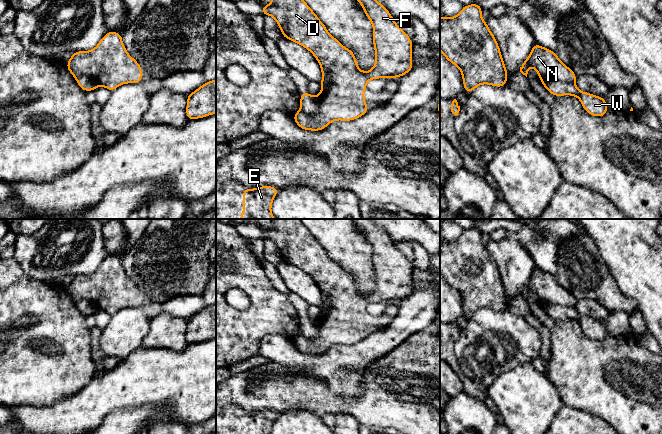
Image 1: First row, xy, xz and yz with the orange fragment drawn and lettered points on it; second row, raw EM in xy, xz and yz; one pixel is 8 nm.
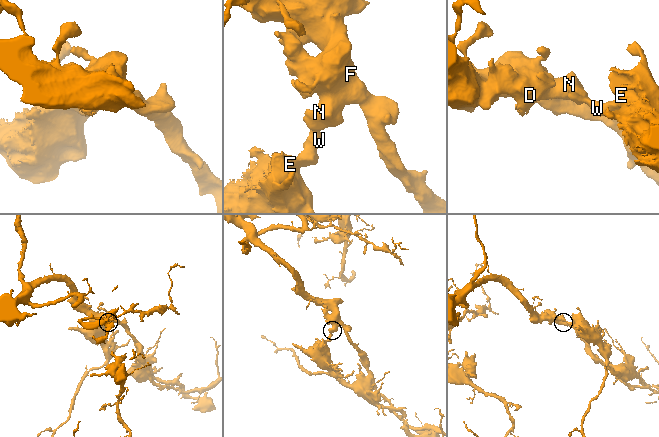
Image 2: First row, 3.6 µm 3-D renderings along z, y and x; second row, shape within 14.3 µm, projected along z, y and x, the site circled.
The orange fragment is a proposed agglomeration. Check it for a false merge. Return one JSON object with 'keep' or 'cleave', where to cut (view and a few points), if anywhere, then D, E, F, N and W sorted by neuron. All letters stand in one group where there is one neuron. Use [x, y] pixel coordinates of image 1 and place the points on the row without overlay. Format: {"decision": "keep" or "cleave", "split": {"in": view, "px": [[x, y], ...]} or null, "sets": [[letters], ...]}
{"decision": "cleave", "split": {"in": "yz", "px": [[541, 304], [562, 304], [573, 307]]}, "sets": [["D", "F", "N"], ["E", "W"]]}

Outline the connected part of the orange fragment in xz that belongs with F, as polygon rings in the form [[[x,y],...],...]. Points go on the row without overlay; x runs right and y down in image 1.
[[[271,219],[271,228],[262,229],[262,239],[272,240],[278,247],[282,260],[309,274],[321,291],[322,313],[317,320],[317,336],[307,338],[301,331],[293,340],[293,344],[303,354],[320,355],[332,345],[351,345],[363,340],[369,335],[364,323],[364,315],[370,303],[397,302],[406,299],[414,292],[412,288],[413,267],[395,247],[386,231],[371,219],[354,219],[354,221],[362,229],[363,235],[373,249],[375,290],[368,296],[358,292],[354,276],[344,271],[328,257],[326,250],[300,219]]]

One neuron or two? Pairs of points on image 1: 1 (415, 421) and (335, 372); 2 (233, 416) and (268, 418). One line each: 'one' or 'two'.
1: two
2: one

